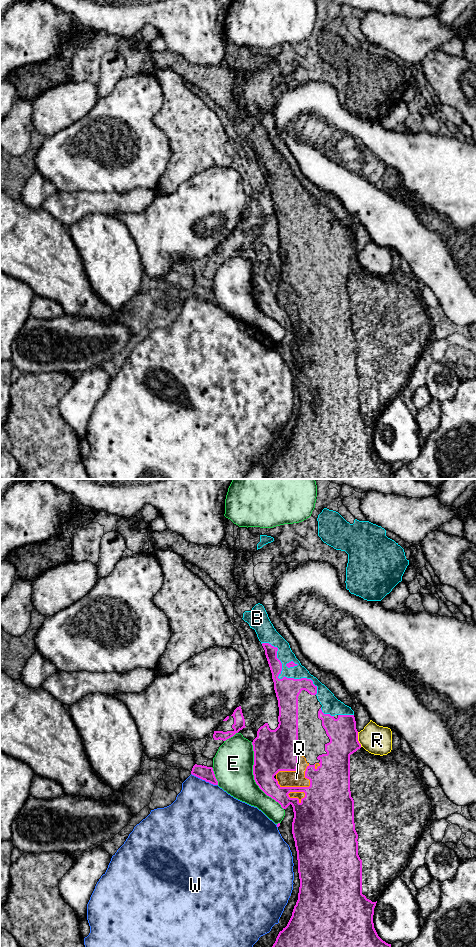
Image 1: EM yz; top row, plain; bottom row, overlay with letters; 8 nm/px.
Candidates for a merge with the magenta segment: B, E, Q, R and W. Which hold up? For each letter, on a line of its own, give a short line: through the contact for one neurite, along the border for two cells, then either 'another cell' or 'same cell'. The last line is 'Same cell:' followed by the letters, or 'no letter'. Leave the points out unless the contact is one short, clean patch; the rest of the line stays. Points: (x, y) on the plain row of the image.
B: same cell
E: another cell
Q: same cell
R: line yz (357, 252), (357, 260), (361, 266); another cell
W: another cell
Same cell: B, Q

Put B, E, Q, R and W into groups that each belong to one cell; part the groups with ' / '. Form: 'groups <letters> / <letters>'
groups B Q / E / R / W

